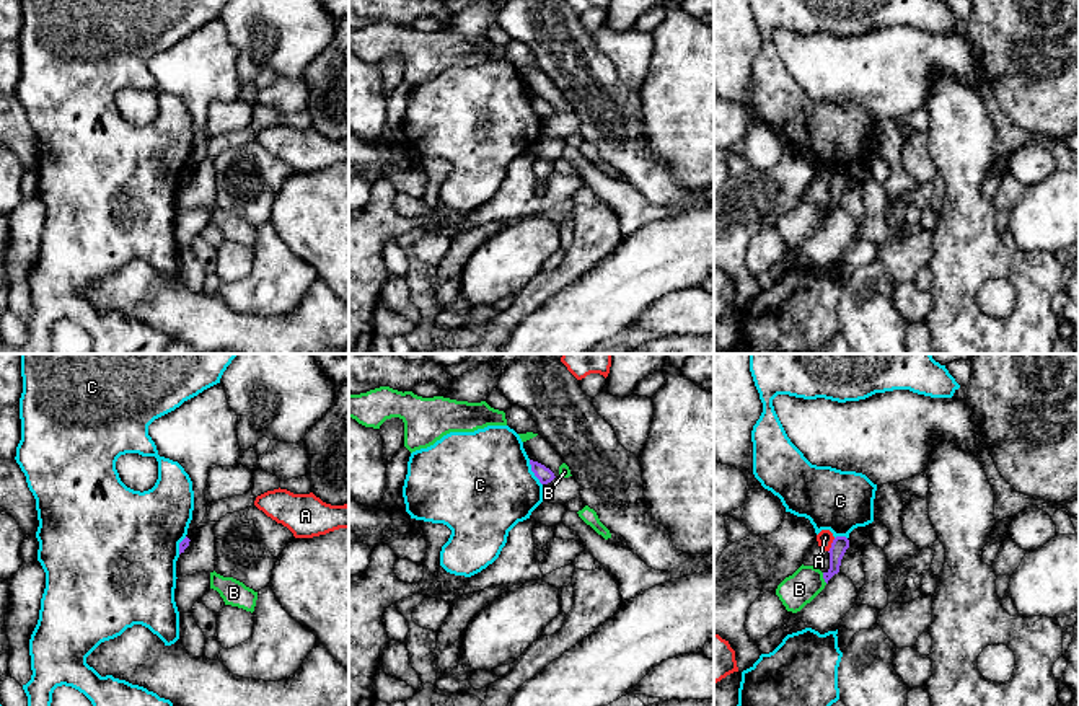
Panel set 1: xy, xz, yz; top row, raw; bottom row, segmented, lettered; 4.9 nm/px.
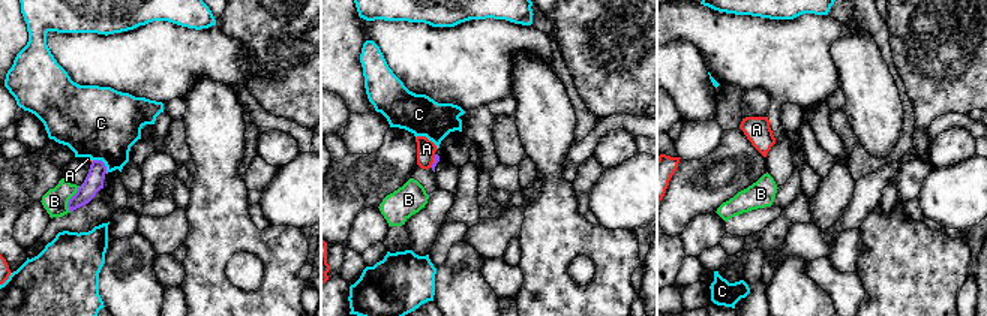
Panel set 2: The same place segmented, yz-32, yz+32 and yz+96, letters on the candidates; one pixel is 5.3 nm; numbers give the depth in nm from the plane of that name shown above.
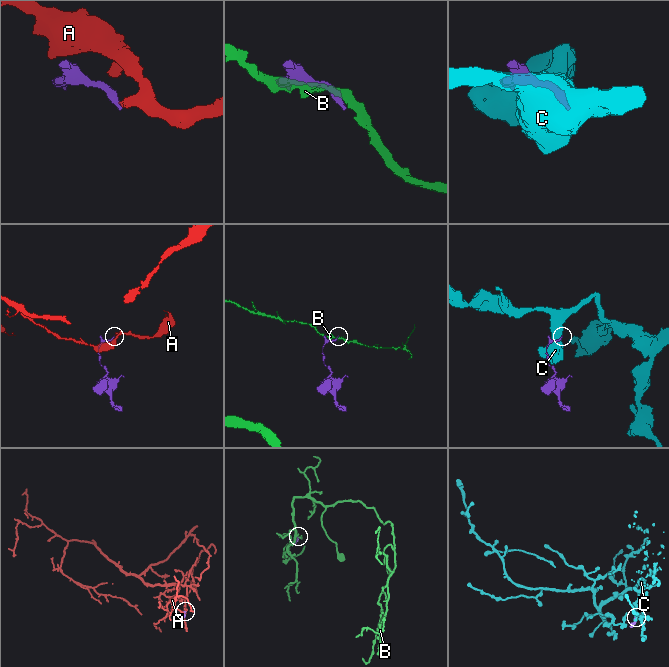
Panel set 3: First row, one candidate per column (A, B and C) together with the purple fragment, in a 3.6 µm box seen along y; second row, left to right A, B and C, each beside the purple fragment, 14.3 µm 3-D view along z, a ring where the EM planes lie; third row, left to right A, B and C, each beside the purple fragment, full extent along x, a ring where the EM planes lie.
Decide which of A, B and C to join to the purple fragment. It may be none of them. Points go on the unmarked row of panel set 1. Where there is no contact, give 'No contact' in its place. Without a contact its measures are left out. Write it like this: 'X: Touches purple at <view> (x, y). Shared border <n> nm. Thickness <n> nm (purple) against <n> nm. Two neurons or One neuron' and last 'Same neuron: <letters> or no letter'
A: Touches purple at yz (832, 180). Shared border 80 nm. Thickness 80 nm (purple) against 80 nm. Two neurons
B: Touches purple at yz (823, 212). Shared border 60 nm. Thickness 80 nm (purple) against 160 nm. Two neurons
C: Touches purple at xz (533, 106). Shared border 140 nm. Thickness 80 nm (purple) against 480 nm. Two neurons
Same neuron: no letter

